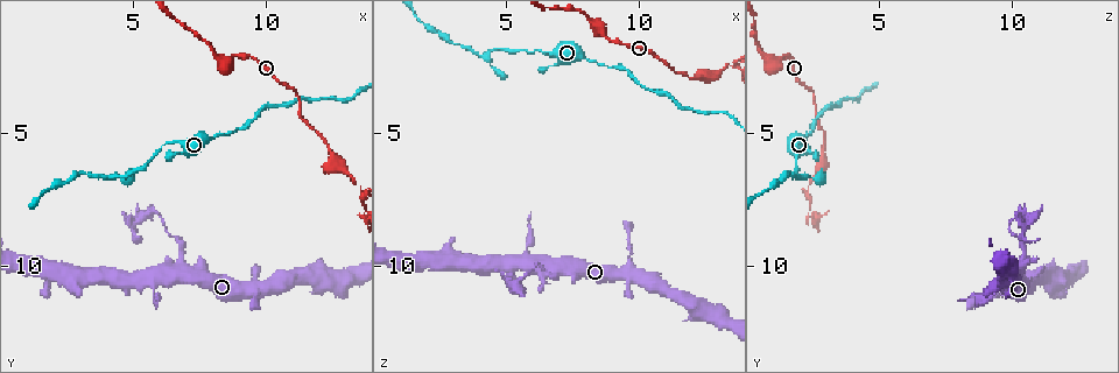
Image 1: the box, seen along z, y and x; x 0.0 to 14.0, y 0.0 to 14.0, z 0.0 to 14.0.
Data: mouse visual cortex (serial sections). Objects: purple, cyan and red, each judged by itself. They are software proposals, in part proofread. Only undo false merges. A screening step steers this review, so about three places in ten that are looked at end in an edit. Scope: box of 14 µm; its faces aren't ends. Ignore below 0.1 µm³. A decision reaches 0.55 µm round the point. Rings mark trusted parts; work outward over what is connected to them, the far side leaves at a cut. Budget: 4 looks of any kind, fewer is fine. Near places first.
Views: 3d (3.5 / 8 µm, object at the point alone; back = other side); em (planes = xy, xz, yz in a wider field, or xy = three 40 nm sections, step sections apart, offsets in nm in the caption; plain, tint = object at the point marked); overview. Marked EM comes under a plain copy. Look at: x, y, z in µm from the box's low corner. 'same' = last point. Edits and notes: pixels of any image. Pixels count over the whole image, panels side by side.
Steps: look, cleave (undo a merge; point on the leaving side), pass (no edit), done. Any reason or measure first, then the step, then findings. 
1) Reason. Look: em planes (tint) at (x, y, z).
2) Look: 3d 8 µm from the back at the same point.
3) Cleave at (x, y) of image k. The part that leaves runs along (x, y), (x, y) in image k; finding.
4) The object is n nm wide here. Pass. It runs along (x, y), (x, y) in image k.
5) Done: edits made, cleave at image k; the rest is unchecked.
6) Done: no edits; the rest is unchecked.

A narrow waist. Look: 3d 3.5 µm at (13.4, 7.1, 2.4).

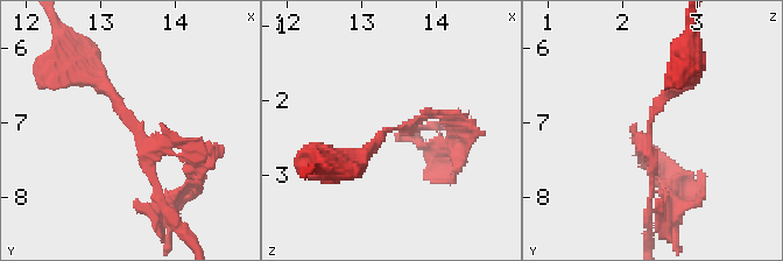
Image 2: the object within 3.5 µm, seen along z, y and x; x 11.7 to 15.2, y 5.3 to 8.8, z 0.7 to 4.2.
Look: em planes (tint) at (13.35, 7.00, 2.40).

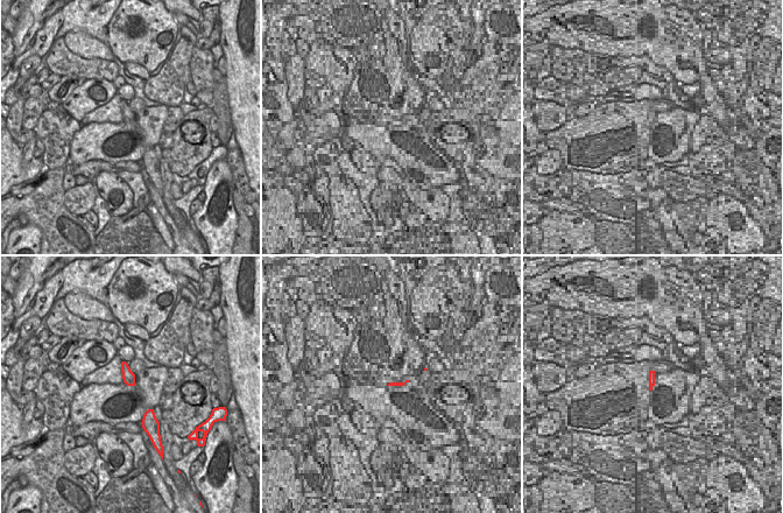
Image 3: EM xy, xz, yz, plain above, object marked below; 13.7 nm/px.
Cleave at (658, 182) of image 2. Two cells meet here.

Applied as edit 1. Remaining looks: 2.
Narrows sharply. Look: 3d 8 µm at (6.1, 5.6, 1.9).

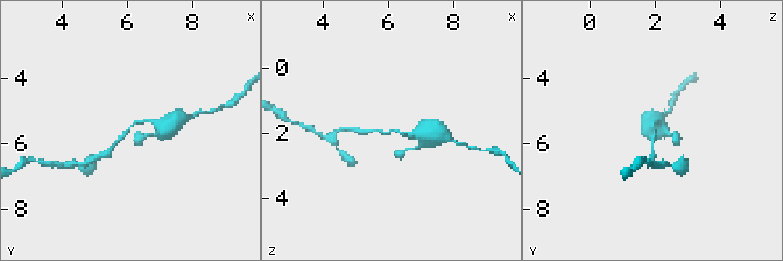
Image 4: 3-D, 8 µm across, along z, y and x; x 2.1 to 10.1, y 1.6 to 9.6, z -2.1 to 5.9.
Look: em xy step 5 (tint) at (6.1, 5.6, 1.9).

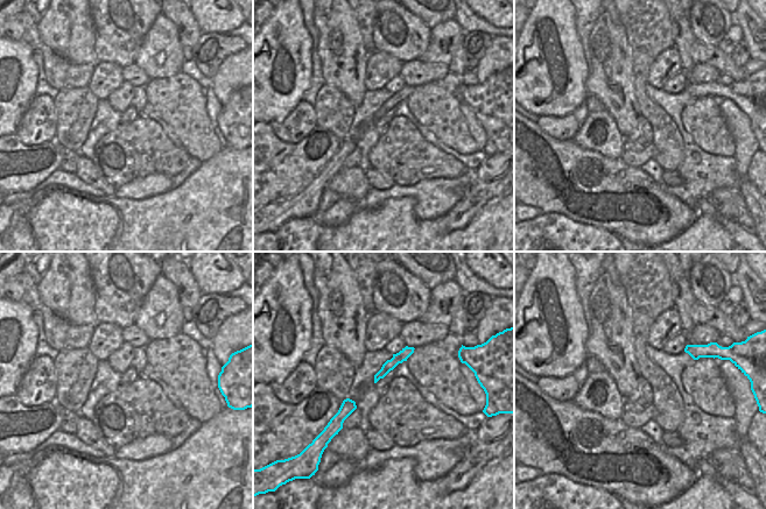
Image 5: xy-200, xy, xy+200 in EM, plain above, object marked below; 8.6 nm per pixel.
The arms are 100, 200 nm wide. Pass. It runs along (429, 133), (367, 132) in image 4; one cell here.

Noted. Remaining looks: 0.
Done: edits made, cleave at image 2; the rest is unchecked.

